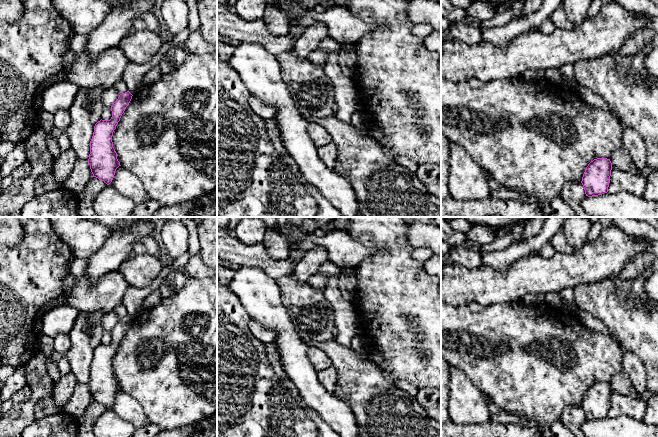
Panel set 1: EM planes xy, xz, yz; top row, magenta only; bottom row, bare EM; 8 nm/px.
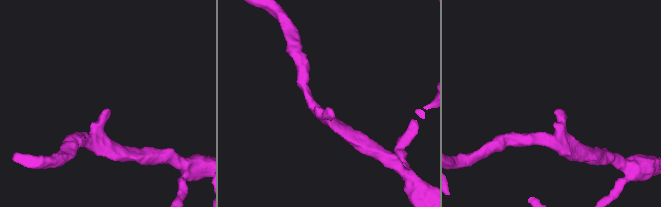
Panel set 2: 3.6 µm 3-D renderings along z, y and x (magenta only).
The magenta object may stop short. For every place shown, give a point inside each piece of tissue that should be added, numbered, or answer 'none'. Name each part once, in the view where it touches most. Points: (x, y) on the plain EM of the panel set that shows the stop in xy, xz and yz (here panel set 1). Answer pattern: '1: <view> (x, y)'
none

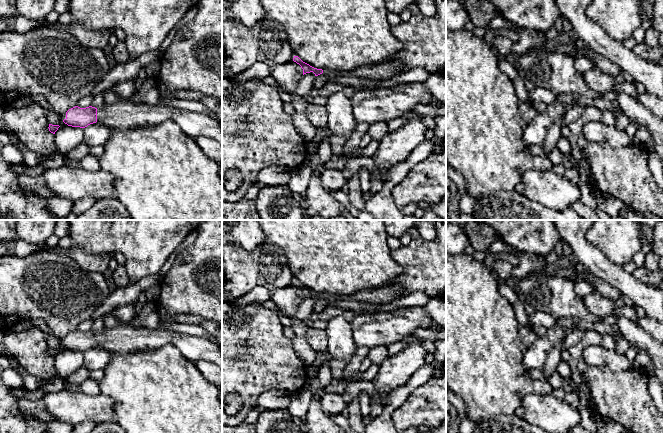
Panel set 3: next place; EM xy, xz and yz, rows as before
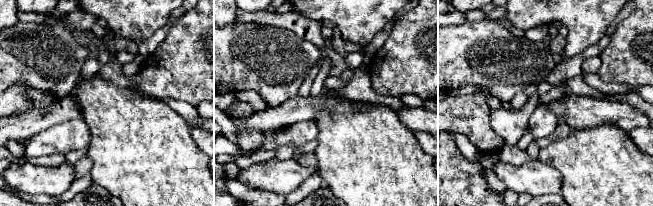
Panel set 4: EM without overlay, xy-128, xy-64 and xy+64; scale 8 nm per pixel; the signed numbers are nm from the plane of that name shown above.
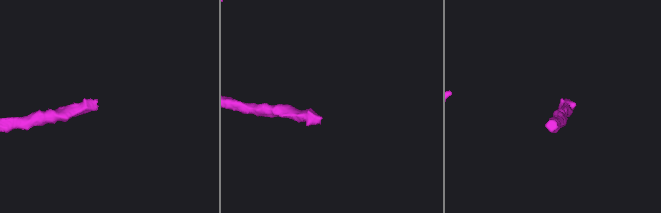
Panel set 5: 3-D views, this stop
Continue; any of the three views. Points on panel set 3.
1: xy (126, 338)

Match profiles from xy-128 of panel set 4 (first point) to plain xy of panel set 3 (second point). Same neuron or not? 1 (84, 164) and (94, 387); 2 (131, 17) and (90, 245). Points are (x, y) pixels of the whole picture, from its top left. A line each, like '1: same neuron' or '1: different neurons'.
1: same neuron
2: same neuron

